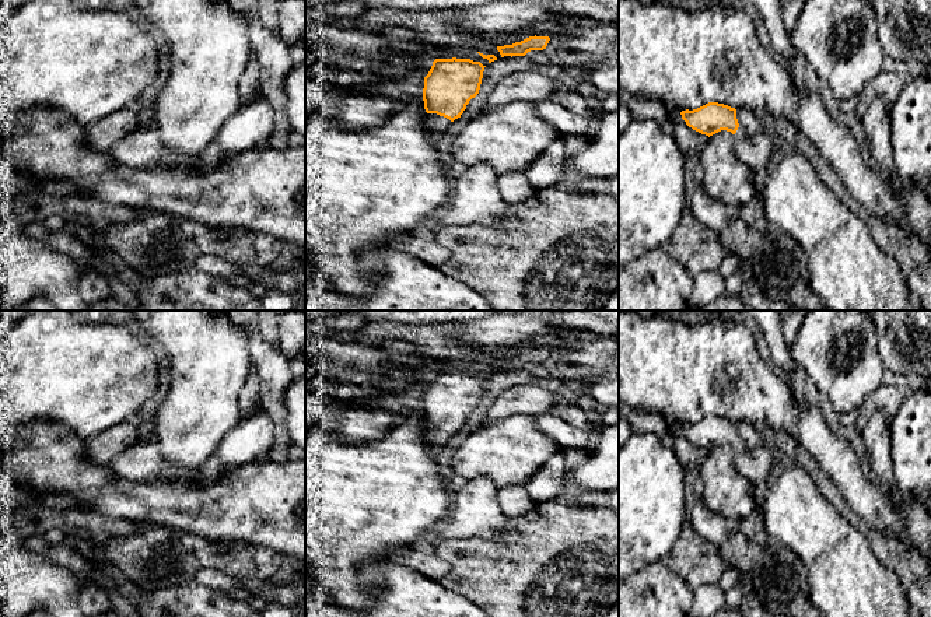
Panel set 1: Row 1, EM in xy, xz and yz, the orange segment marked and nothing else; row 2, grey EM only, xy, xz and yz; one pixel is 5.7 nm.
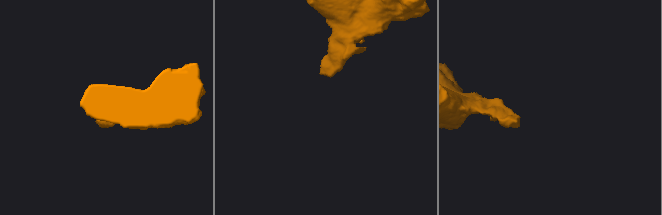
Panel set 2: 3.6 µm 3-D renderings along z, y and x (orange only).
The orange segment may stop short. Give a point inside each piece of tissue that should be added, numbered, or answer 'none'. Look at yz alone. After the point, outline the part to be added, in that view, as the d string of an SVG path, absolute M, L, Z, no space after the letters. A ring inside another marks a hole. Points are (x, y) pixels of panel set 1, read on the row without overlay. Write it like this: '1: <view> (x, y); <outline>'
1: yz (749, 437); M736 423L739 441L735 446L736 452L750 451L763 445L763 438L756 425L749 423Z

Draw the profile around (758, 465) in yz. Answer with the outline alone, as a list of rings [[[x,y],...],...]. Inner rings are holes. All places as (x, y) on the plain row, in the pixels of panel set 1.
[[[764,445],[750,451],[735,452],[735,466],[738,473],[752,485],[770,481],[776,471],[776,453]]]

